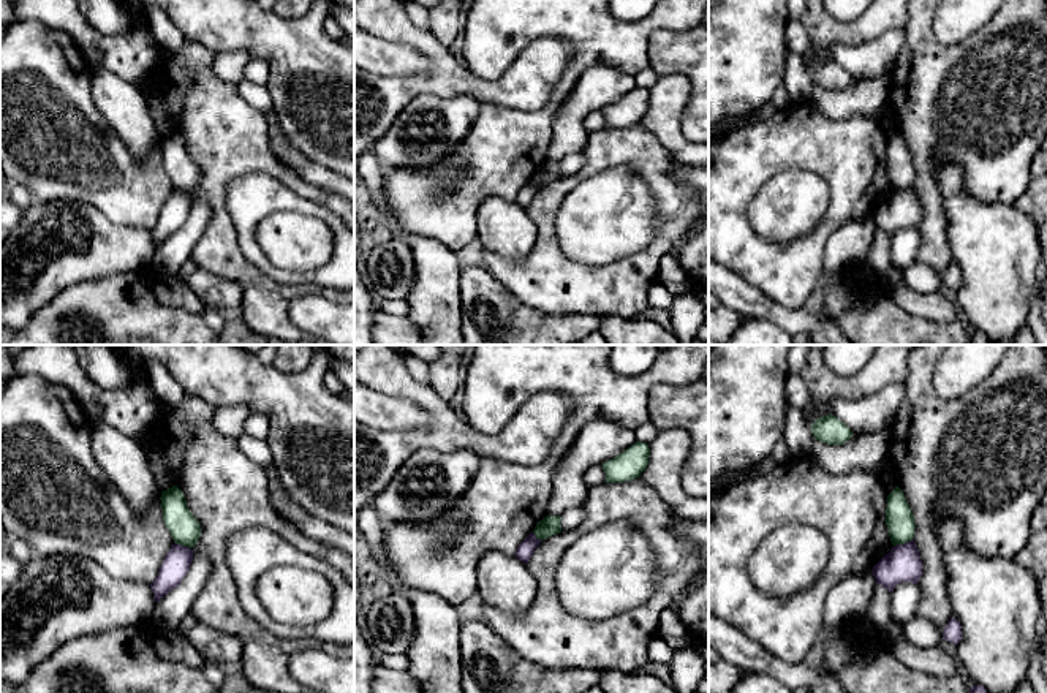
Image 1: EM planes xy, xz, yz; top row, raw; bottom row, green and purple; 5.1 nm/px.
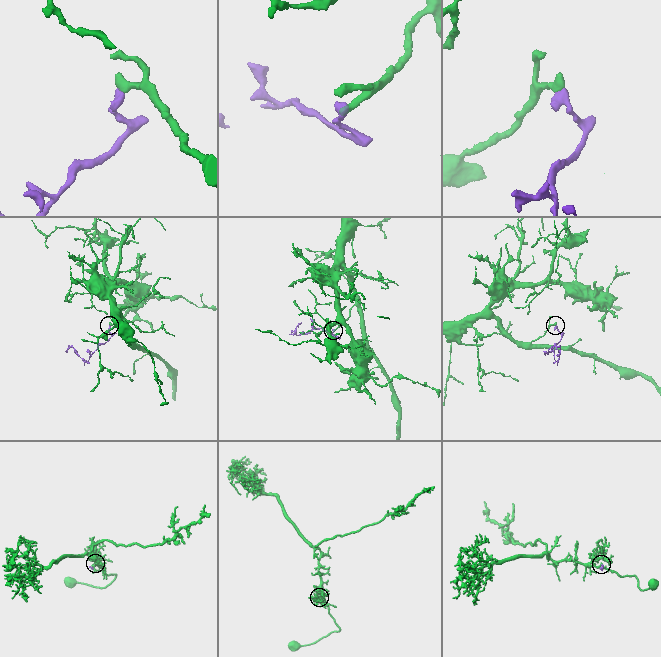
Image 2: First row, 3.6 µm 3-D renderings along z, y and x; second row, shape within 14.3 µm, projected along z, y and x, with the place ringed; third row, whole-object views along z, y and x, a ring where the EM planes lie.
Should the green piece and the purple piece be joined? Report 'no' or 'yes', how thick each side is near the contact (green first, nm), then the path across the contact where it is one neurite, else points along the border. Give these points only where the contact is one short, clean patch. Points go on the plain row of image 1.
no | 140/180 nm | along yz (911, 184), (894, 192)

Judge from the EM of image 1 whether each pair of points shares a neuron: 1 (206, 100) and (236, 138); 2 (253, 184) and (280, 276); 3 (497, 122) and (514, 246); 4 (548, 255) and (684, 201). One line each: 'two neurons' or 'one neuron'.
1: one neuron
2: one neuron
3: two neurons
4: one neuron

